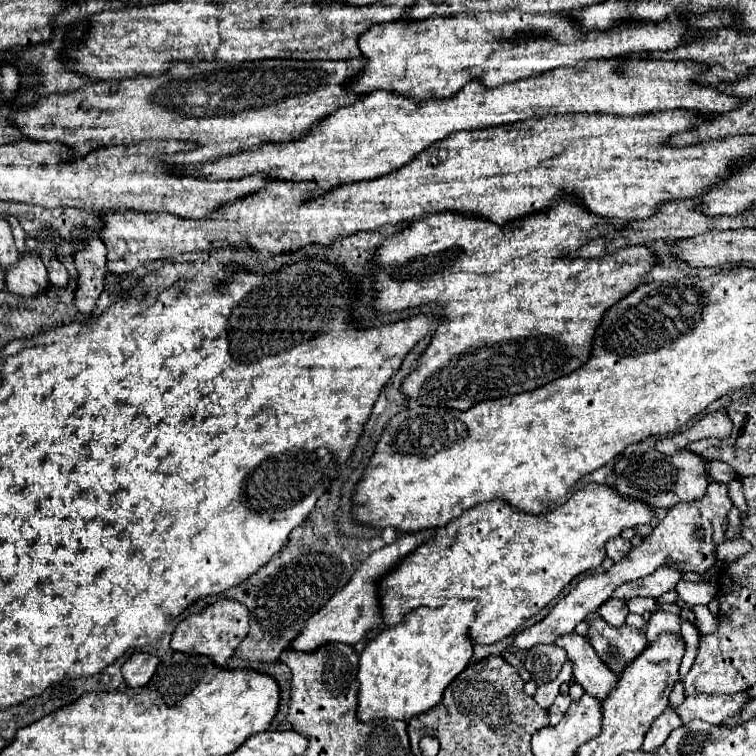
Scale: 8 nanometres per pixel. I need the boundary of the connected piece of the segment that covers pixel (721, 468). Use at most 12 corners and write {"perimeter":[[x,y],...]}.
{"perimeter":[[709,461],[707,473],[713,481],[729,485],[737,479],[731,465]]}

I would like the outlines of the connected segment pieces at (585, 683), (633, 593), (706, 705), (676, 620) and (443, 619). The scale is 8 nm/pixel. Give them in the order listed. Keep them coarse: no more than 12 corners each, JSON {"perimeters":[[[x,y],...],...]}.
{"perimeters":[[[577,633],[559,637],[573,661],[573,677],[597,701],[615,689],[617,677]],[[661,565],[655,573],[625,583],[613,597],[653,597],[673,591],[681,571]],[[749,691],[735,695],[687,695],[677,707],[691,719],[721,723],[739,713]],[[655,611],[647,625],[647,641],[661,633],[681,637],[681,617]],[[475,601],[419,607],[359,657],[359,719],[411,719],[469,665]]]}

